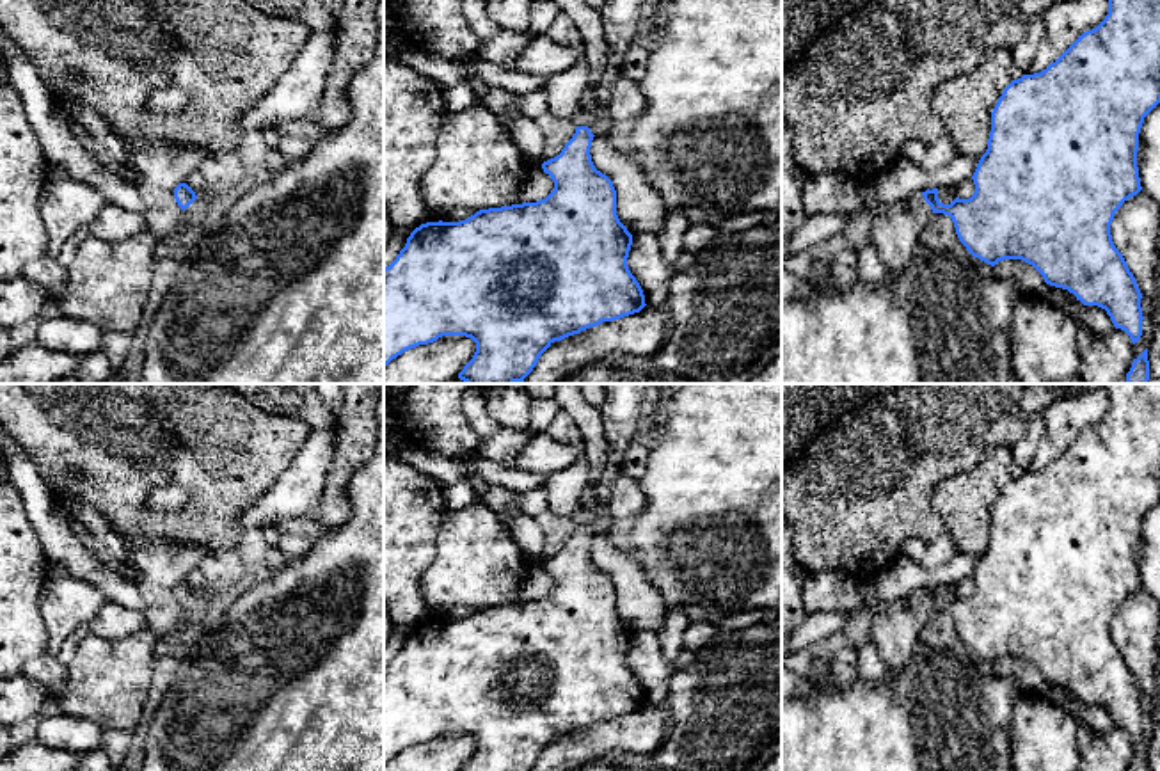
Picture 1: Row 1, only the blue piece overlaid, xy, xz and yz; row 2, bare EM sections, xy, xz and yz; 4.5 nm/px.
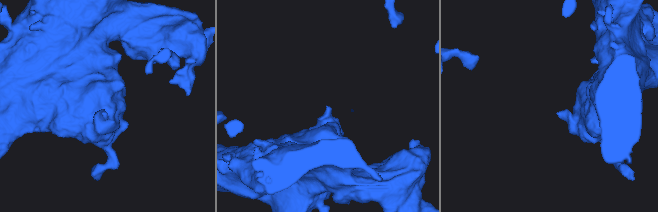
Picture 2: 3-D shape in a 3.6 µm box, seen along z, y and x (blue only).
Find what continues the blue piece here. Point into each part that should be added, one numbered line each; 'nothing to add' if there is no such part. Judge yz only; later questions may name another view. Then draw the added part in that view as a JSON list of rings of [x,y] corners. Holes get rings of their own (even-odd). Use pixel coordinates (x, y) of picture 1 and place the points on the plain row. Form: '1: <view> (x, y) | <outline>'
1: yz (896, 629) | [[[924,599],[917,608],[906,602],[883,606],[870,622],[870,640],[888,668],[888,675],[895,677],[904,664],[917,654],[920,634],[933,616],[931,604]]]

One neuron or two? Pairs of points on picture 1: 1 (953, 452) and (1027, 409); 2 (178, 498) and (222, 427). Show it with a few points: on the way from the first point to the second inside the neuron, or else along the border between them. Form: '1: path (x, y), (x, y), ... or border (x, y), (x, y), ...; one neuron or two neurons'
1: border (1018, 402), (1018, 411), (1025, 421); two neurons
2: border (189, 496), (178, 510), (151, 510), (144, 503); two neurons

